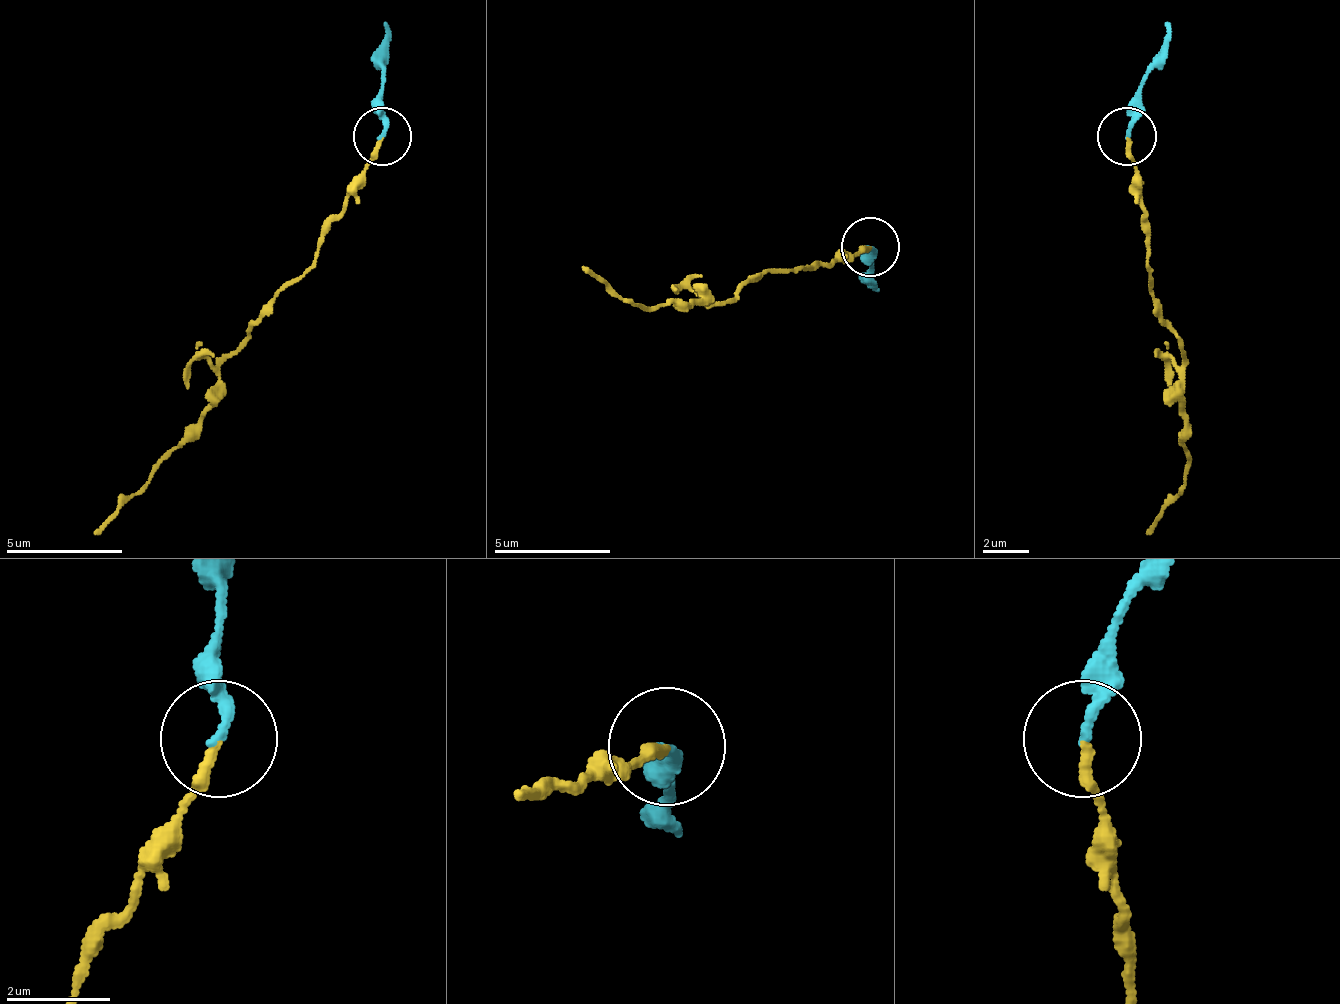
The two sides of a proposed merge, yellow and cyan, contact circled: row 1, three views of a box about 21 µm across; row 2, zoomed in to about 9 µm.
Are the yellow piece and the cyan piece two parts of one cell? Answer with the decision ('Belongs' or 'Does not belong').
Belongs

